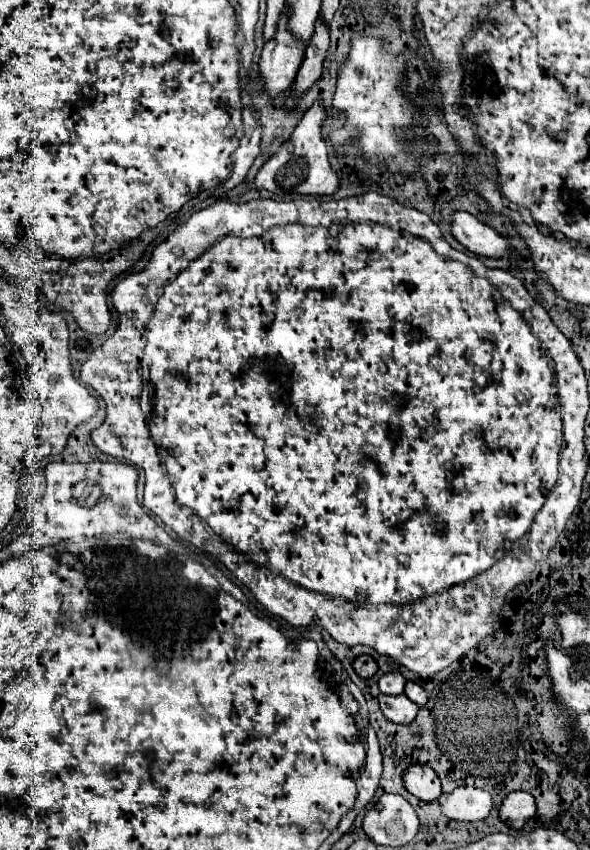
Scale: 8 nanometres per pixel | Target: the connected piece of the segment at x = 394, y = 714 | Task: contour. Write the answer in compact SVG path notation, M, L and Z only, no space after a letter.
M379 695L379 705L389 721L401 725L411 723L419 711L419 707L405 695Z

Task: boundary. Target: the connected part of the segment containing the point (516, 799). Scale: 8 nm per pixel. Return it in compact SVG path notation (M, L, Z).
M515 791L505 797L499 817L507 827L523 829L527 825L527 821L535 817L535 813L537 813L535 797L525 791Z

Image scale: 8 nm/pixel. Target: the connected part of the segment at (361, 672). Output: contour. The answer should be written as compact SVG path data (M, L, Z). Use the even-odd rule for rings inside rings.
M359 655L359 657L353 661L353 669L355 669L355 673L357 673L359 677L369 679L369 677L375 675L377 663L375 663L375 659L369 657L369 655Z

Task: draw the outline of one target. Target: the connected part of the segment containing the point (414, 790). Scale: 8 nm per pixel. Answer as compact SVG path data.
M413 765L413 769L409 769L409 773L405 773L405 787L411 795L415 795L417 799L421 799L425 803L433 803L443 797L441 781L433 773L433 769L429 769L427 765L425 767Z

